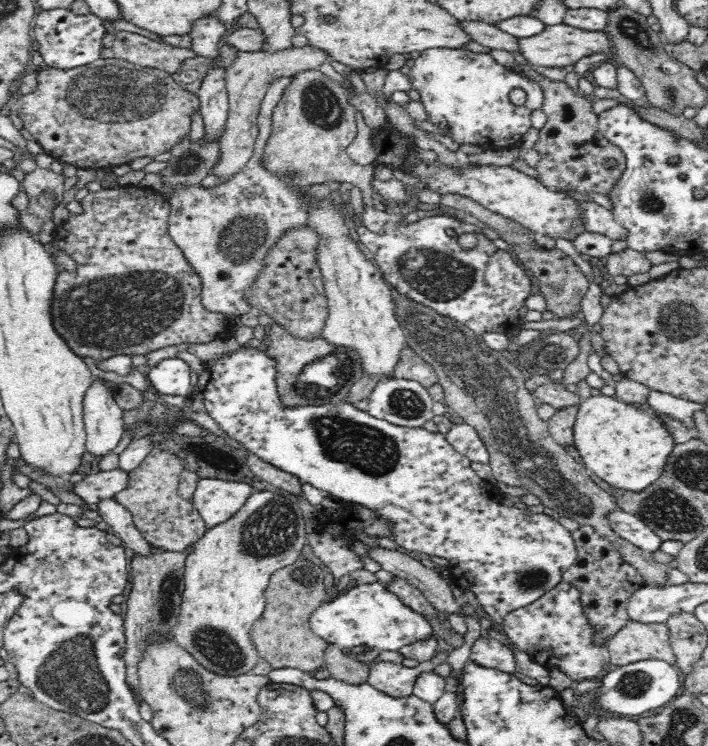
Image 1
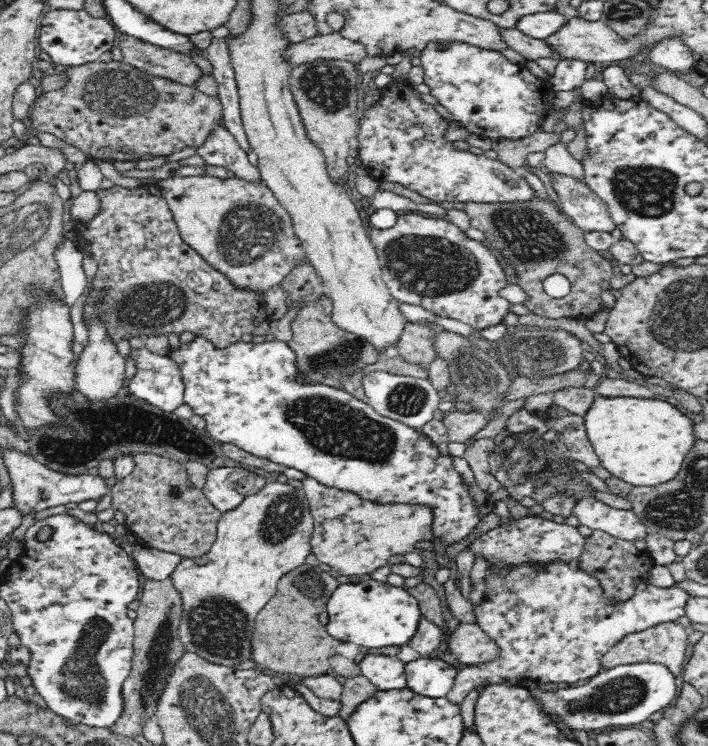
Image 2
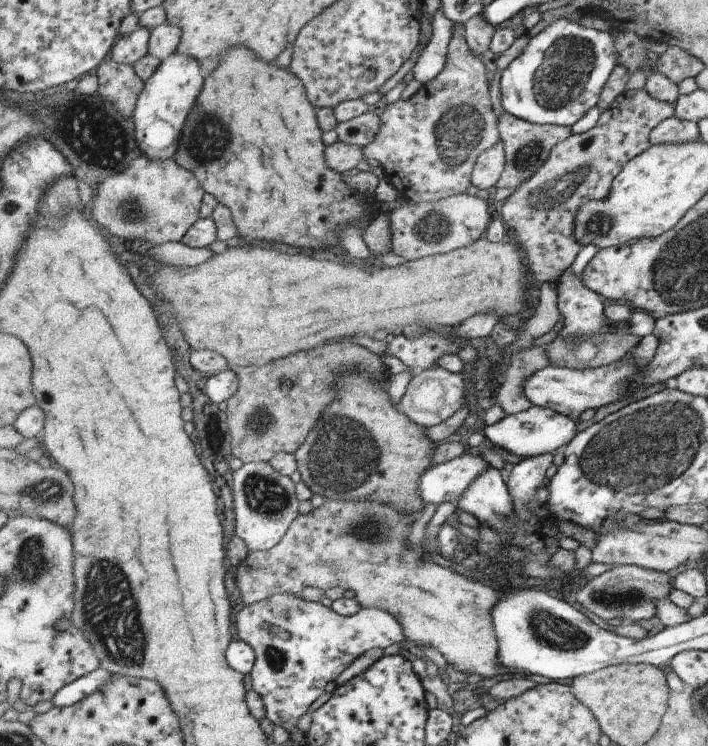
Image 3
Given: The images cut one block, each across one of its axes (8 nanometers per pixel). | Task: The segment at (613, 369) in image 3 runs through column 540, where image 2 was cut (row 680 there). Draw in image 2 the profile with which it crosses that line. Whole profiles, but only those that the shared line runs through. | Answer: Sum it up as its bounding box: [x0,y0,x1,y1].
[357,654,407,691]

